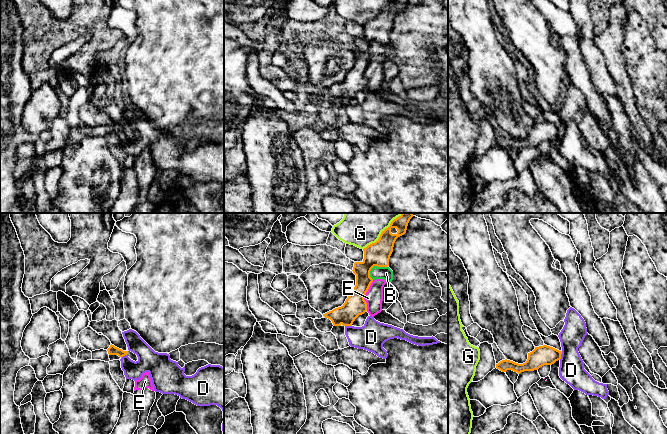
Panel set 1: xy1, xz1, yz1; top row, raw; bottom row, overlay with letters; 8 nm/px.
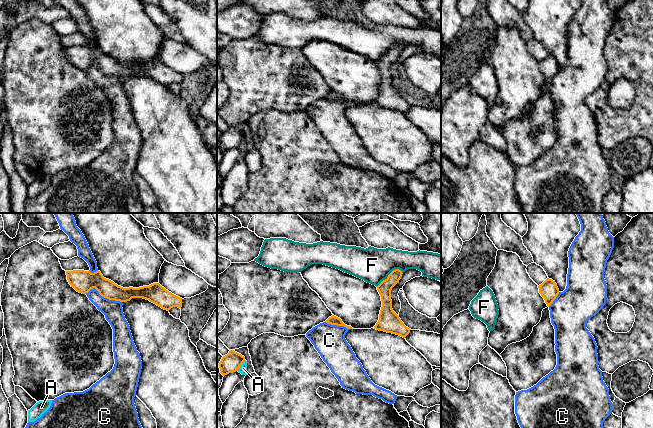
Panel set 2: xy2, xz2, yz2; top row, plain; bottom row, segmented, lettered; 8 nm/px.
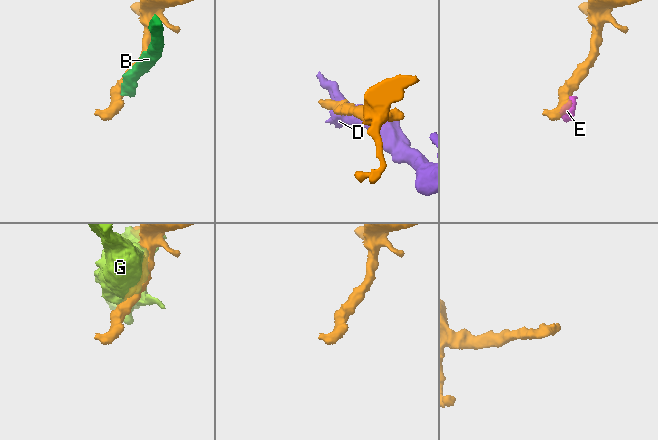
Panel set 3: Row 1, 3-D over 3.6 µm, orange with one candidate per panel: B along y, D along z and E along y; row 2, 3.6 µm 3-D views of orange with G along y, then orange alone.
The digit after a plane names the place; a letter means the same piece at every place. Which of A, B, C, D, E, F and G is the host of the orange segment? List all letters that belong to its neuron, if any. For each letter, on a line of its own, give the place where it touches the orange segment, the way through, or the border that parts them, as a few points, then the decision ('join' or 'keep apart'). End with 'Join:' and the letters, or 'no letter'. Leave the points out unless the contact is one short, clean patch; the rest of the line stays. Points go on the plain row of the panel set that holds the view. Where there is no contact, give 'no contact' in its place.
A: xz2 (241, 140) | along xz2 (245, 136), (237, 146) | keep apart
B: xz1 (375, 41) | along xz1 (387, 42), (374, 42), (369, 52) | keep apart
C: xy2 (103, 72) | keep apart
D: yz1 (560, 131) | along yz1 (562, 127), (559, 135) | keep apart
E: xz1 (364, 71) | along xz1 (373, 56), (364, 73), (366, 86) | keep apart
F: xz2 (389, 50) | along xz2 (402, 47), (394, 45), (376, 62) | keep apart
G: xz1 (378, 15) | keep apart
Join: no letter

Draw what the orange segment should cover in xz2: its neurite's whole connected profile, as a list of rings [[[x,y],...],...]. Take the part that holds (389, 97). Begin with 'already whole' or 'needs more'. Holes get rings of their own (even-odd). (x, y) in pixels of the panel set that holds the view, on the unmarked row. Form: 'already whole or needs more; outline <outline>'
already whole; outline [[[393,46],[388,53],[383,56],[377,63],[381,72],[382,83],[379,90],[379,96],[374,105],[392,109],[405,114],[410,106],[404,101],[399,92],[392,85],[391,66],[402,53],[402,47]]]

